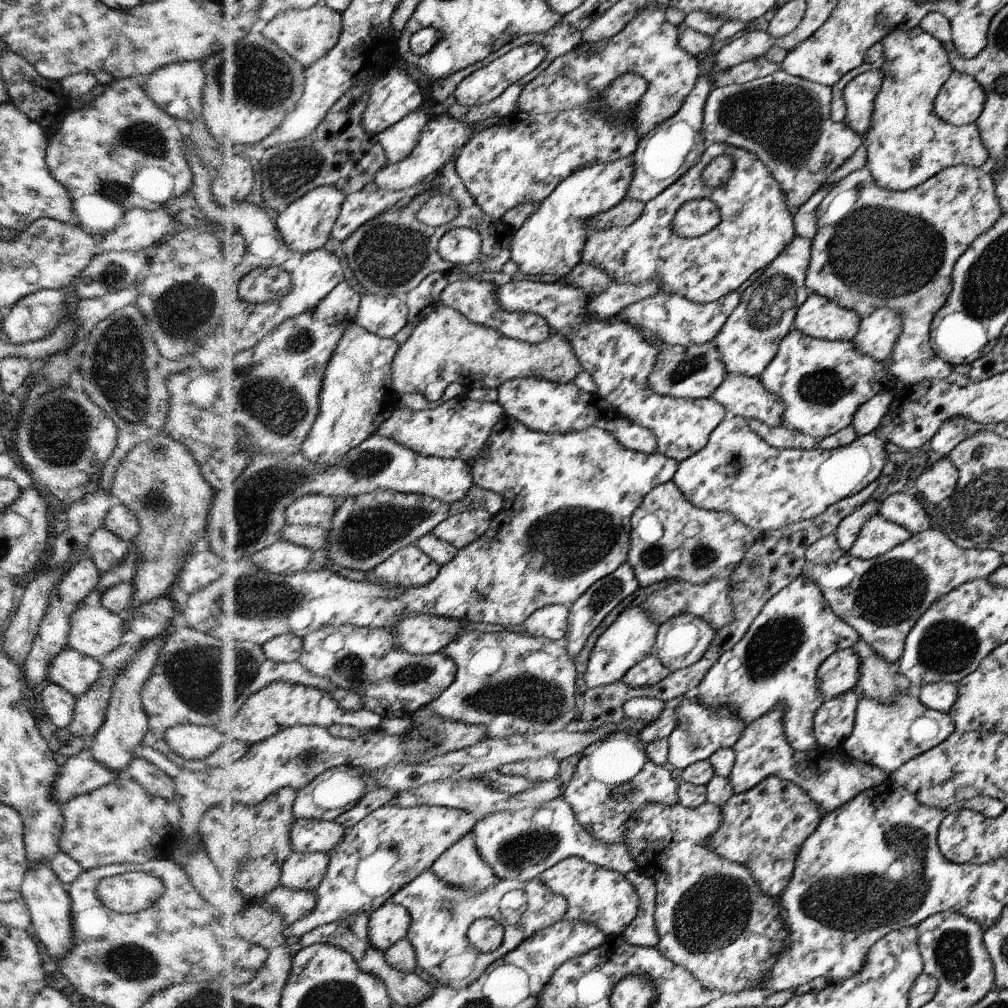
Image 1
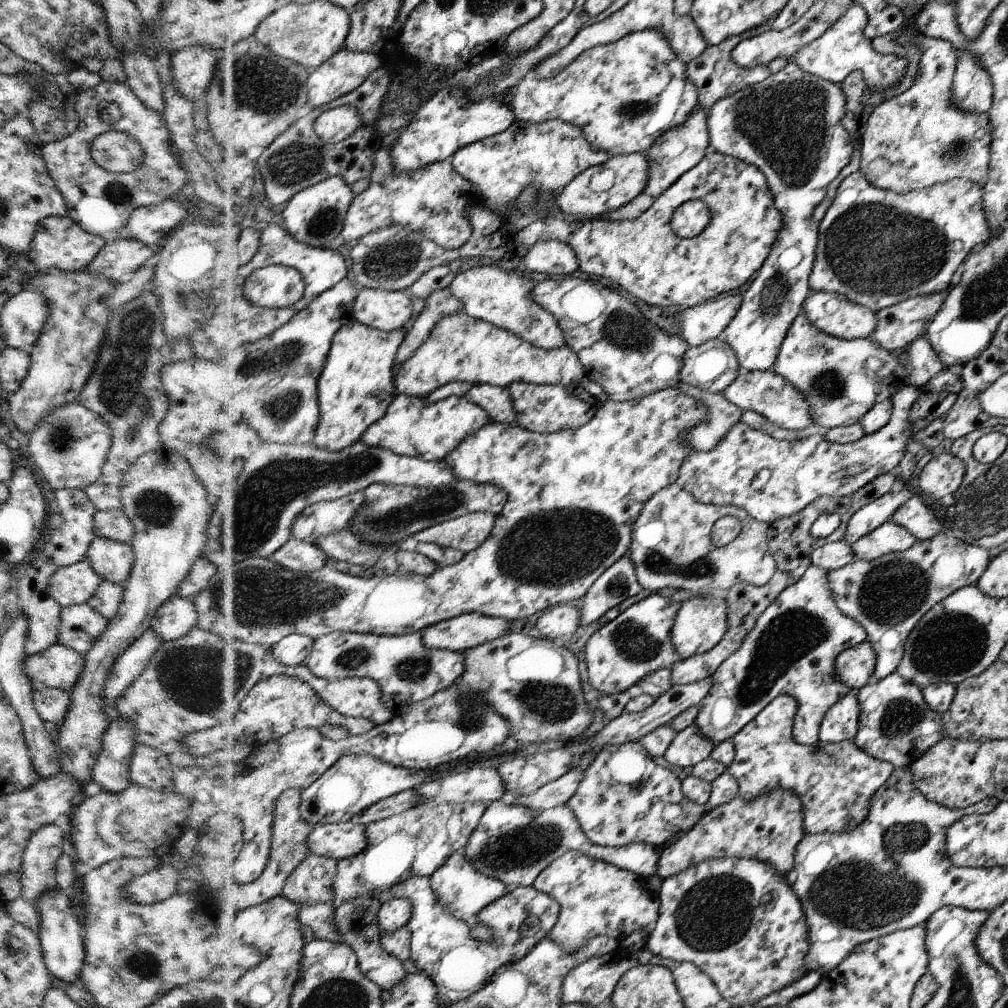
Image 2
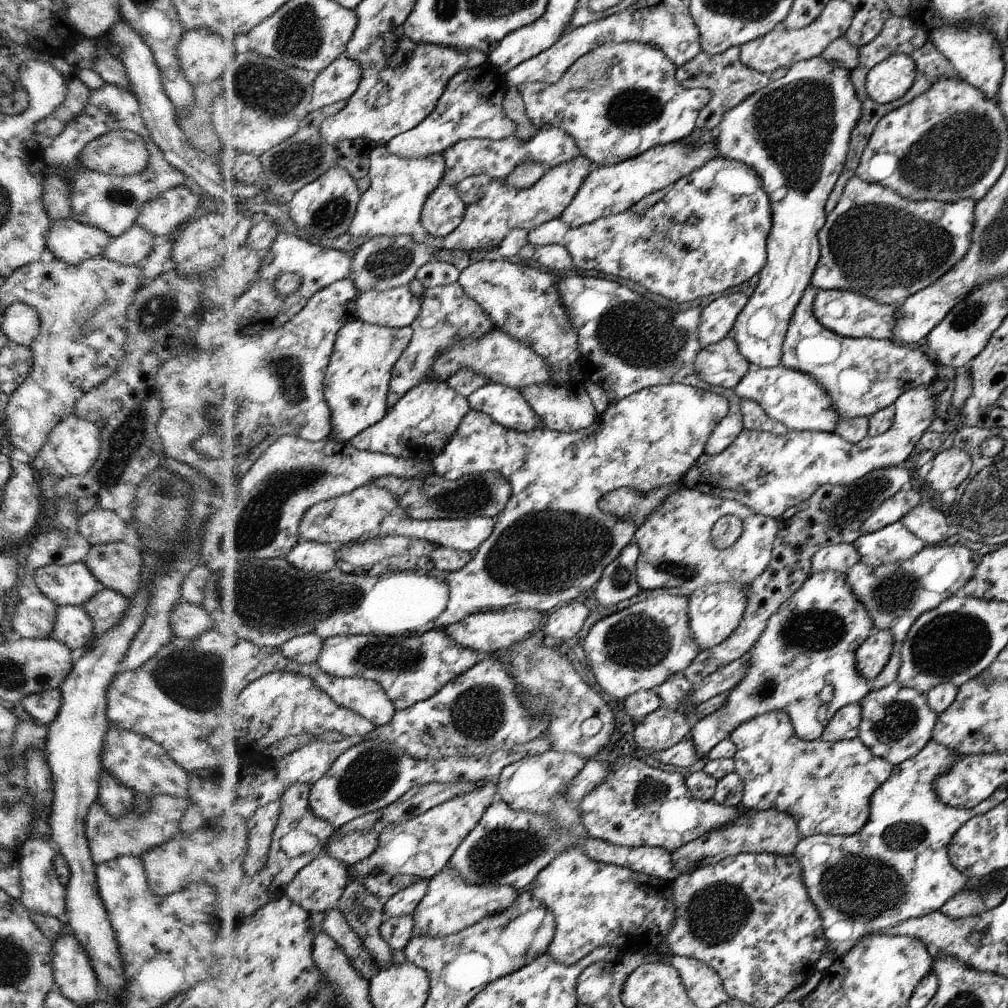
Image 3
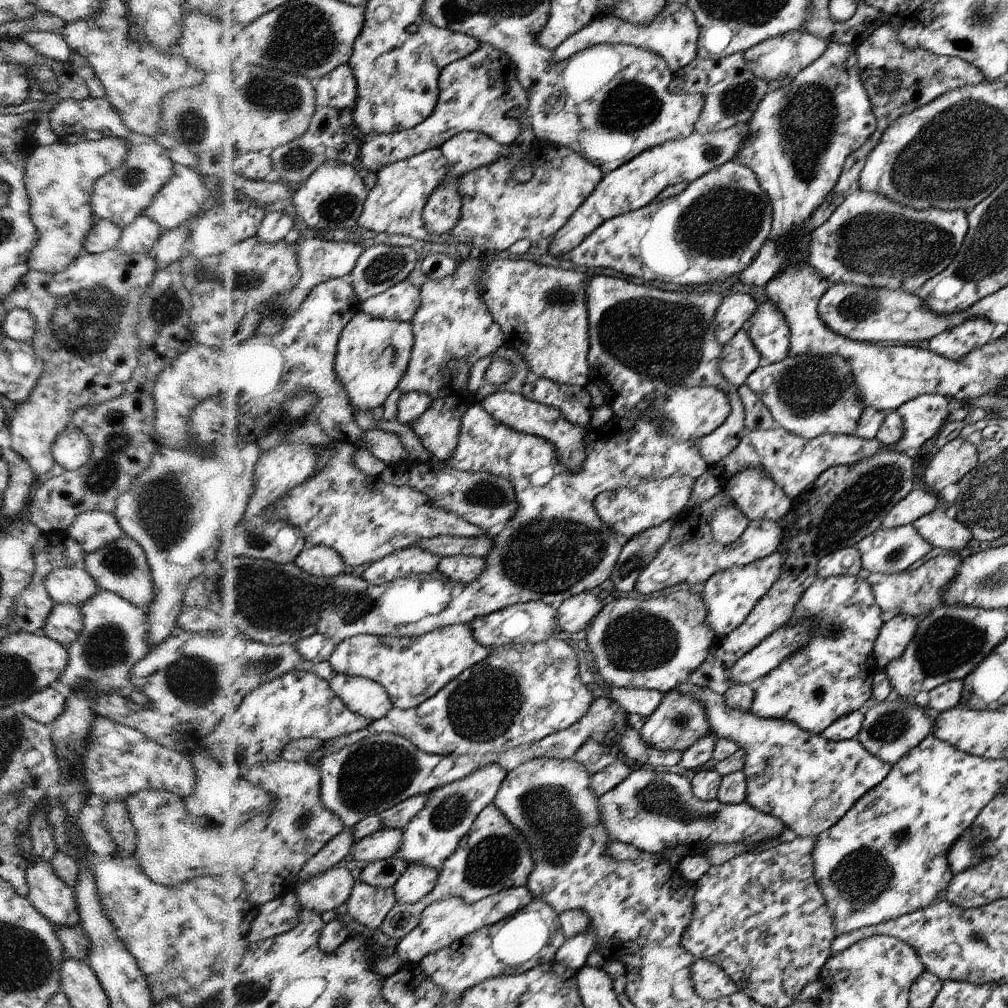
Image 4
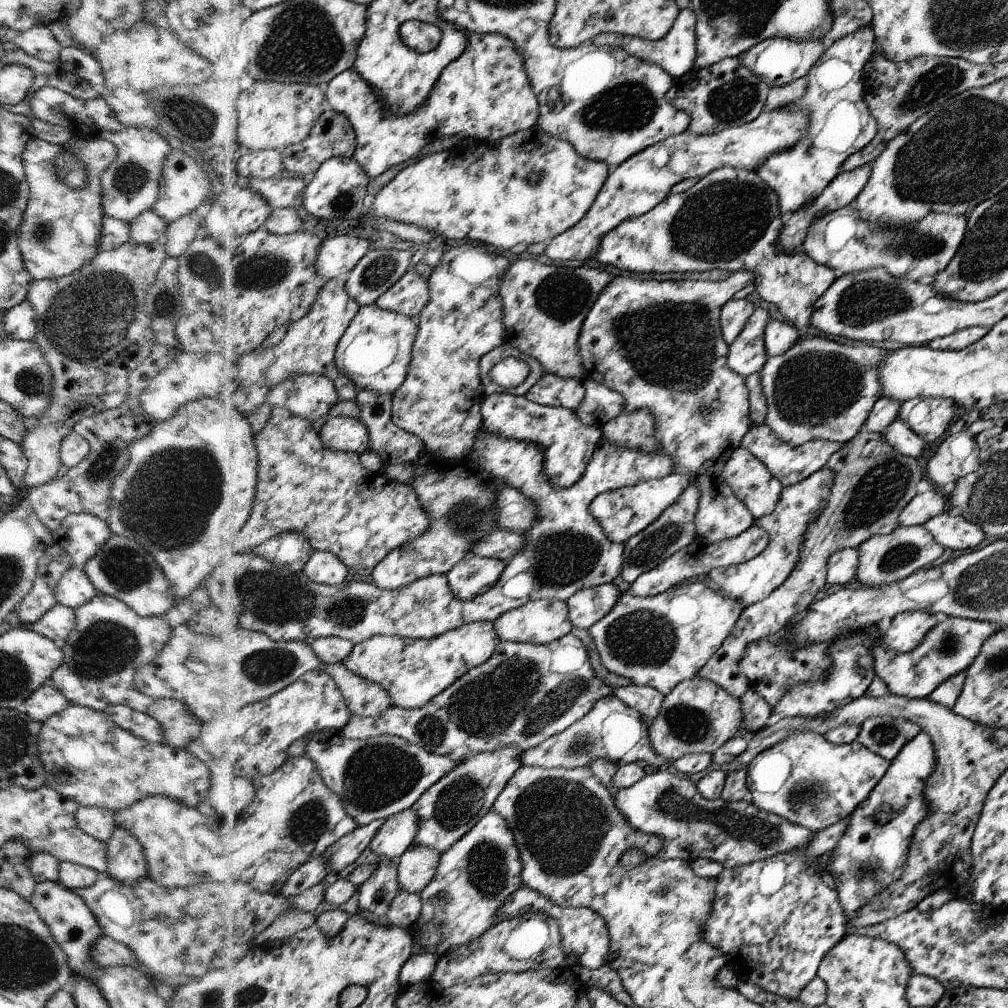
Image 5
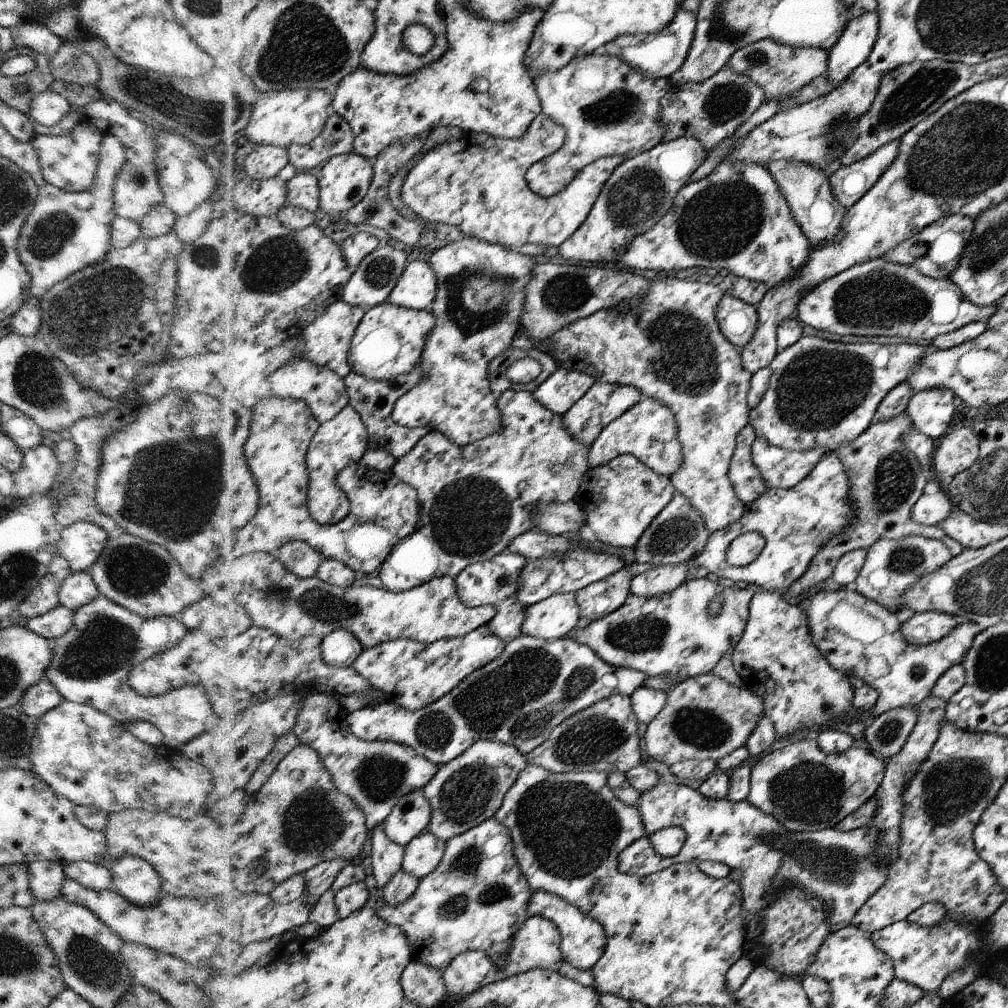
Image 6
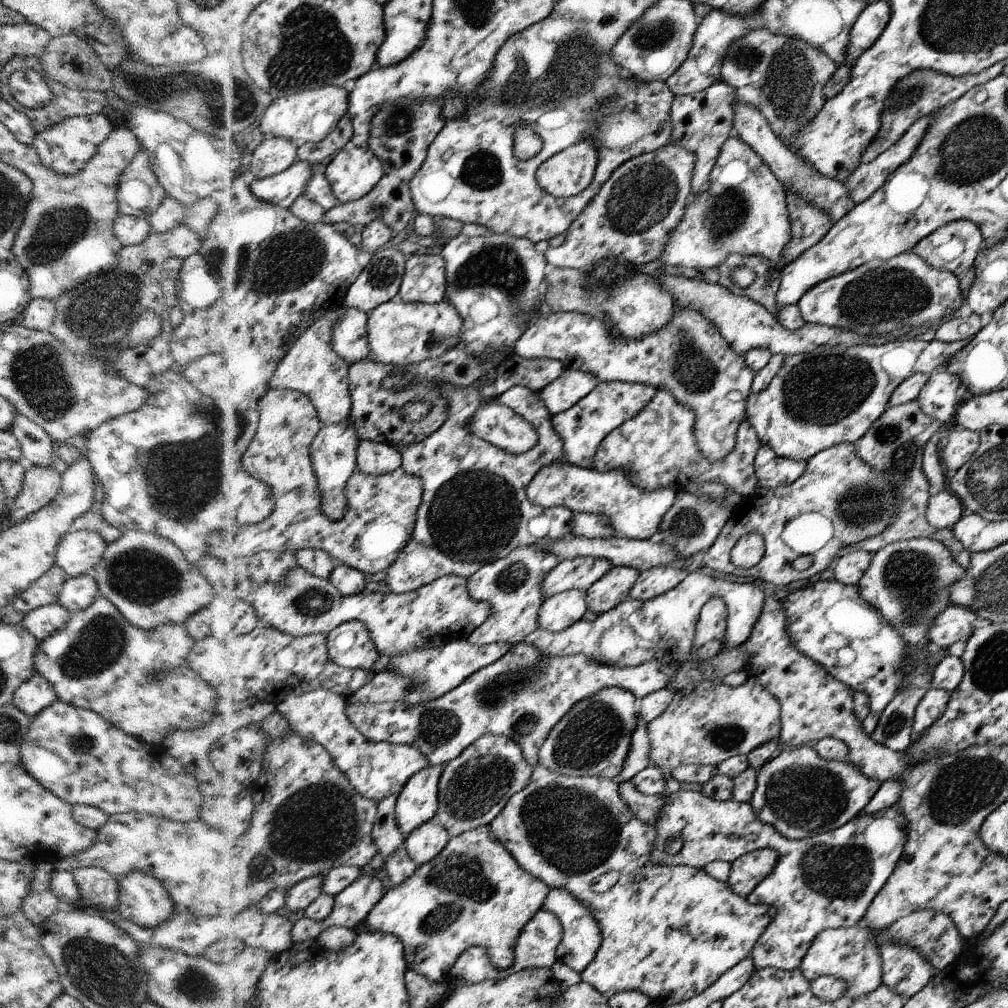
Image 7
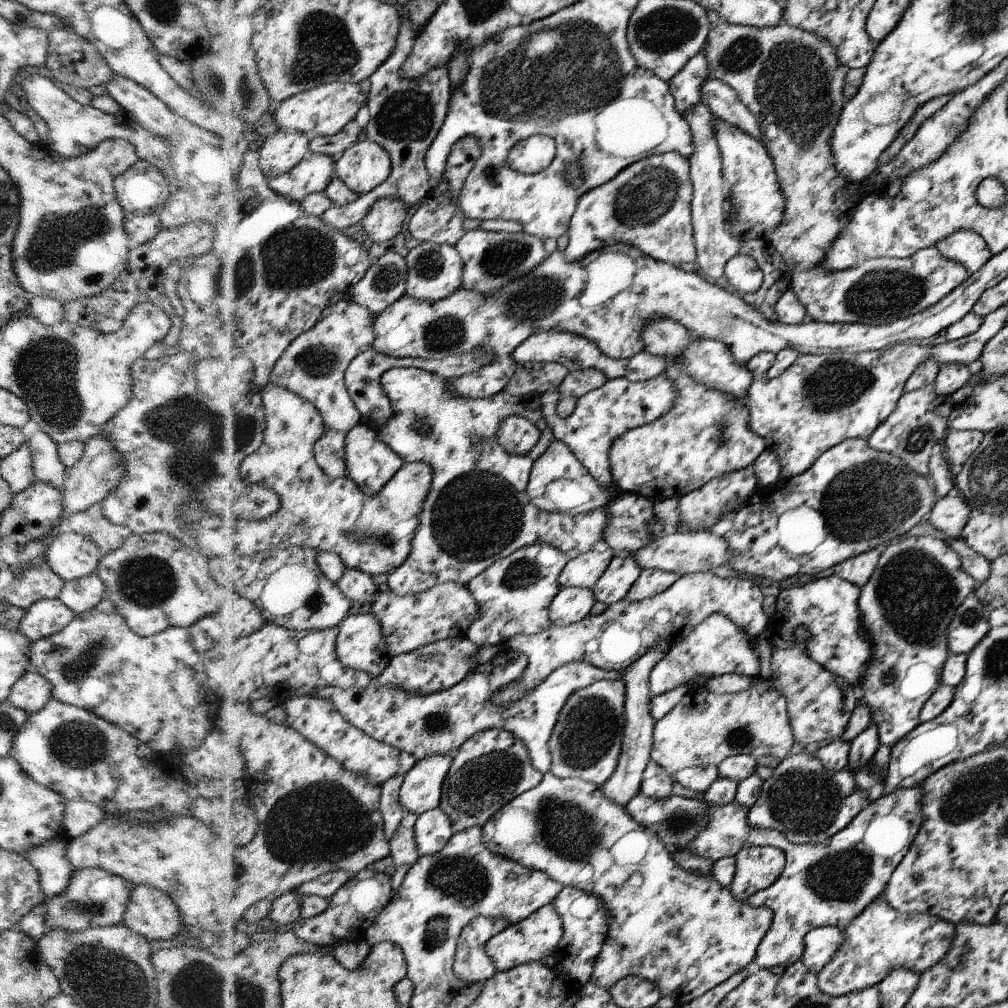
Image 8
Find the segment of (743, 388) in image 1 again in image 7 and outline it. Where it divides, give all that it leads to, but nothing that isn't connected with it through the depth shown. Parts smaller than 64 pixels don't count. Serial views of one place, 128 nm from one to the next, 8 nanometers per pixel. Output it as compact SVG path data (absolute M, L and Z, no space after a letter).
M894 339L887 344L870 346L820 346L813 352L786 356L782 368L776 372L775 379L760 394L751 394L747 400L747 420L764 444L770 445L783 458L810 460L821 451L844 442L856 443L863 439L870 429L884 415L892 392L914 374L930 376L934 371L943 370L948 360L962 350L970 340L952 344L932 340L917 342L913 339Z

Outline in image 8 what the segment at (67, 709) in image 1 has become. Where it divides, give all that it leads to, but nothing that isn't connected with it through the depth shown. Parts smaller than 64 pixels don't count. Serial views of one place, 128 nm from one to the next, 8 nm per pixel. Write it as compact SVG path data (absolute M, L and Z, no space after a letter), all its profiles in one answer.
M28 669L10 687L7 700L15 709L31 715L51 699L52 687L45 676Z

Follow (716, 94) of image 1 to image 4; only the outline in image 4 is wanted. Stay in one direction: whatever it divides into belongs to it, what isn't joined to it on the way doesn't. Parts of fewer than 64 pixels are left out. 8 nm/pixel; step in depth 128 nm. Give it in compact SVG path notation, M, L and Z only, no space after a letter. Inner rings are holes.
M829 42L826 51L815 62L802 68L790 83L774 91L769 89L754 108L752 118L741 124L742 132L746 132L746 140L740 144L740 151L734 160L748 166L756 174L760 187L768 194L772 204L770 240L774 244L778 242L778 246L784 242L784 254L788 254L778 274L786 272L788 268L809 264L813 231L808 224L835 191L848 156L871 139L877 123L859 69L858 46ZM770 297L756 308L746 330L759 350L763 365L781 362L790 355L790 326L783 310Z

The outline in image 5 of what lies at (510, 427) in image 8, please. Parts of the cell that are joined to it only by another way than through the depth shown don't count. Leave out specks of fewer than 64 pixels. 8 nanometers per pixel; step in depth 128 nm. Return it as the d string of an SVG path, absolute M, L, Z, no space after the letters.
M465 244L446 252L442 264L430 277L432 300L418 318L420 333L408 381L394 394L392 418L398 427L422 438L427 450L450 460L460 460L470 455L476 436L484 426L482 403L486 395L478 376L479 365L482 356L506 342L503 298L499 289L502 287L503 273L507 274L509 267L511 262L506 256L490 254L484 246Z

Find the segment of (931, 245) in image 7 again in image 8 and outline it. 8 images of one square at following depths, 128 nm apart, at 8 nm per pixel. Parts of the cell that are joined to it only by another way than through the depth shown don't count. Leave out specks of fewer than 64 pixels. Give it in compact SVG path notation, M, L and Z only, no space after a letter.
M970 229L956 231L935 245L945 257L963 264L970 274L979 271L993 255L983 236Z

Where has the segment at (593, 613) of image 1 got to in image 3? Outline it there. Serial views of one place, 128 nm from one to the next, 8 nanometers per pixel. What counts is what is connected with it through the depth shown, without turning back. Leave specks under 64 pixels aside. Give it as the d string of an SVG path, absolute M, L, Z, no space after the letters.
M632 542L604 572L590 600L593 606L612 607L640 591L636 577L639 548Z

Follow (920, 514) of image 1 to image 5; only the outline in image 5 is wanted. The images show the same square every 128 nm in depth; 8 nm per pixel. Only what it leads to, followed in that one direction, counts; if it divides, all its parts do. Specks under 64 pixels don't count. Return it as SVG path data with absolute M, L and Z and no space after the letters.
M948 509L943 514L928 520L928 522L924 522L922 526L924 526L944 548L970 550L970 548L976 548L980 543L983 544L984 541L987 543L987 537L978 524L965 520L961 515L950 516Z

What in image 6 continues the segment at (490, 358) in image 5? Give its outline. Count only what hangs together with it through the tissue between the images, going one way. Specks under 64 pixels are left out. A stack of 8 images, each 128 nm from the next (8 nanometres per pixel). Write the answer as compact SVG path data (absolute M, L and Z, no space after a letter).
M511 346L500 356L492 358L490 364L488 364L488 380L490 380L490 388L492 393L496 396L502 394L506 390L526 390L526 392L534 393L536 390L537 382L530 382L528 384L512 384L508 378L506 378L506 370L512 362L516 360L521 360L522 358L527 358L536 360L541 365L541 370L539 375L539 380L544 380L551 376L559 370L557 363L550 356L546 356L544 352L537 351L536 349L531 350L520 350L520 348L515 348Z

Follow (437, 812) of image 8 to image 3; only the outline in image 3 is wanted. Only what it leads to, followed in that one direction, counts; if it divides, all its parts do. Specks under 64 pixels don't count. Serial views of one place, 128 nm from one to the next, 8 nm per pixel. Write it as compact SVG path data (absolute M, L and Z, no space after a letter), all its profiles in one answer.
M424 879L418 884L412 884L412 887L398 892L394 898L385 902L387 918L414 915L420 904L423 903L424 898L428 896L430 884L430 880Z

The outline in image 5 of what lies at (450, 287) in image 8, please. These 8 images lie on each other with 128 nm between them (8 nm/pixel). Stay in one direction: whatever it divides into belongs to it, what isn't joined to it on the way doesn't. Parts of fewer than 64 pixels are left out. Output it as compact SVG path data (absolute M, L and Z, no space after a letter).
M412 268L400 283L380 298L377 305L384 310L418 319L430 304L430 300L430 278L424 278L421 272L416 272Z

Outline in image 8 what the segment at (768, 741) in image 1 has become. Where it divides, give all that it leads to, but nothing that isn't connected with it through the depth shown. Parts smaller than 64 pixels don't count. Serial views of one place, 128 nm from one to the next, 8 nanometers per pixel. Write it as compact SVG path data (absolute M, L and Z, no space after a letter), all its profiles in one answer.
M804 752L787 756L774 769L772 776L763 781L763 790L759 800L748 814L748 824L755 829L776 829L783 832L792 843L823 843L832 838L837 832L843 831L848 824L854 822L856 816L862 812L870 800L864 796L863 790L858 788L856 776L848 770L828 770L821 760Z

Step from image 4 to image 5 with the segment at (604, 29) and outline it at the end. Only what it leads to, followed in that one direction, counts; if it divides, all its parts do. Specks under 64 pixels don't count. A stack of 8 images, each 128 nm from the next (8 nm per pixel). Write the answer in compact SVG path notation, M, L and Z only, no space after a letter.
M680 8L680 15L676 16L675 24L672 24L668 35L657 40L644 39L637 35L622 35L614 32L600 32L598 36L592 38L595 46L616 46L624 48L631 56L646 60L649 64L660 64L674 79L680 79L686 72L695 67L698 58L698 18L695 13L688 8Z

